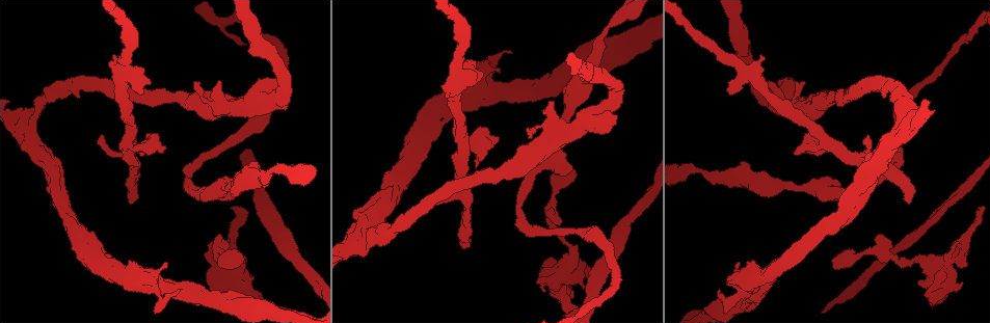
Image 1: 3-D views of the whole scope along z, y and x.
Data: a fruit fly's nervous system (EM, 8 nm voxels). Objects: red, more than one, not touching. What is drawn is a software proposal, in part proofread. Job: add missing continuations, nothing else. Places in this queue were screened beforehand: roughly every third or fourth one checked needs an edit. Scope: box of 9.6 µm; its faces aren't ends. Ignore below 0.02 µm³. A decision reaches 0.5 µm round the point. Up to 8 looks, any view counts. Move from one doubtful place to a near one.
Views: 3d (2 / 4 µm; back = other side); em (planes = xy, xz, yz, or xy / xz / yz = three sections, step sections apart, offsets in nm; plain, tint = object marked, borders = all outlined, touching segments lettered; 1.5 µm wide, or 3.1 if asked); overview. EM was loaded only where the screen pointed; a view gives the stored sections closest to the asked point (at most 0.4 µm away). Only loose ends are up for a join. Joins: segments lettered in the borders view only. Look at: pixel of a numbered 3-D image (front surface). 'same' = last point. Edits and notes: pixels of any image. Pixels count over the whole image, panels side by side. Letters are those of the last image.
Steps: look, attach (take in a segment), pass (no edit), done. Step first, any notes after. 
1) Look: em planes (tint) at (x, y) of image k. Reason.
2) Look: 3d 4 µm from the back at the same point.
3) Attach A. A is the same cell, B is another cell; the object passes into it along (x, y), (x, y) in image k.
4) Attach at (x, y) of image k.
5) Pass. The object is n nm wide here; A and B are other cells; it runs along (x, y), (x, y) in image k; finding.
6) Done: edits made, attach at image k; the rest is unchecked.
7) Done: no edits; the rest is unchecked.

Look: 3d 4 µm at (198, 81) of image 1.

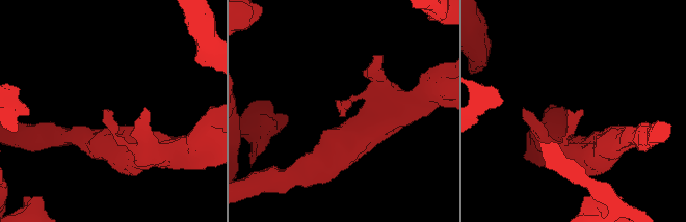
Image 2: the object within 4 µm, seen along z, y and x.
Look: em yz step 8 (plain) at (581, 110) of image 2.

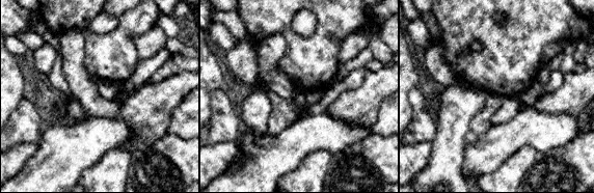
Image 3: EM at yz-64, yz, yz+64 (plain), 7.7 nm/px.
Look: em yz step 8 (borders) at the same point. See the neighbours.

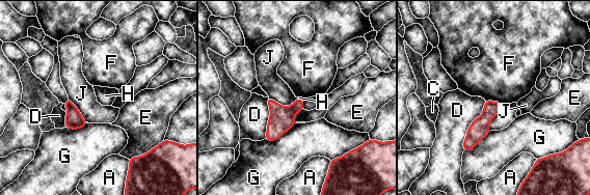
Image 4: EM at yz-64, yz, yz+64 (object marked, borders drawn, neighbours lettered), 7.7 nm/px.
Pass. The object is 120 nm wide here; the longest contact is with D, 440 nm; A, C, D, E, F, G, H and J are other cells; no lettered segment goes on from it.

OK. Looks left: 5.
Look: em planes (borders) at (908, 203) of image 1. An open end.

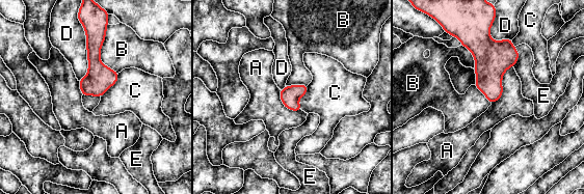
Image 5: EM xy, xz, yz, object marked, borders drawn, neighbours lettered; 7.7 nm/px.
Attach E. E is the same cell, A, B, C and D are other cells; the object passes into it along (493, 58), (518, 57), (530, 86) in image 5; it goes on there.

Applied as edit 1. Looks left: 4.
Look: overview. See it whole again.

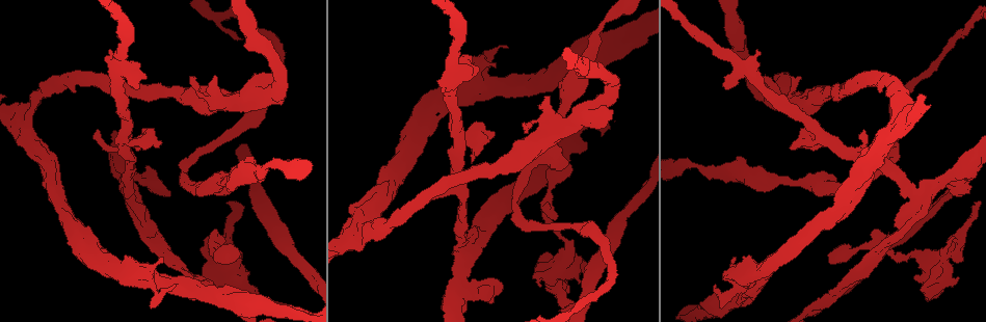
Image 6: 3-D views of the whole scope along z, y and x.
Look: 3d 4 µm at (738, 156) of image 6.

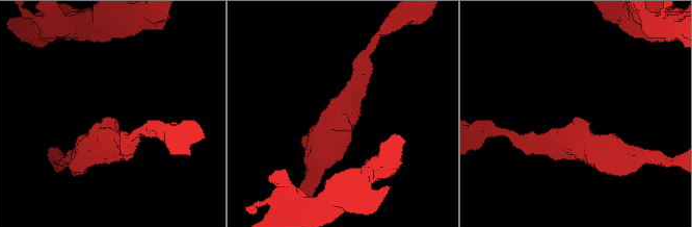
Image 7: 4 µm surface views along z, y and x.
Look: em yz step 4 (borders) at (573, 119) of image 7.

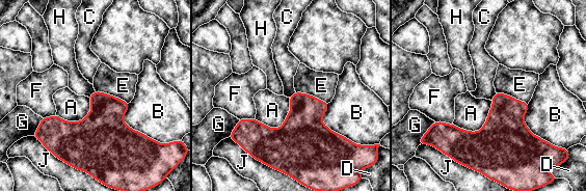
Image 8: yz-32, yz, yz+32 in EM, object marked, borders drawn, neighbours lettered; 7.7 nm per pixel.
Look: em planes (borders) at the same point.

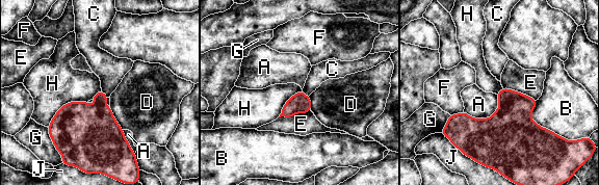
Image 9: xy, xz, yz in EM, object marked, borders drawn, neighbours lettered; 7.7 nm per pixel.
Pass. A, B, C, D, E, F, G, H and J are other cells; a border runs along (86, 101), (66, 103), (48, 127) in image 9; no lettered segment goes on from it.

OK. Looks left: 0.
Done: edits made, attach at image 5; the rest is unchecked.

